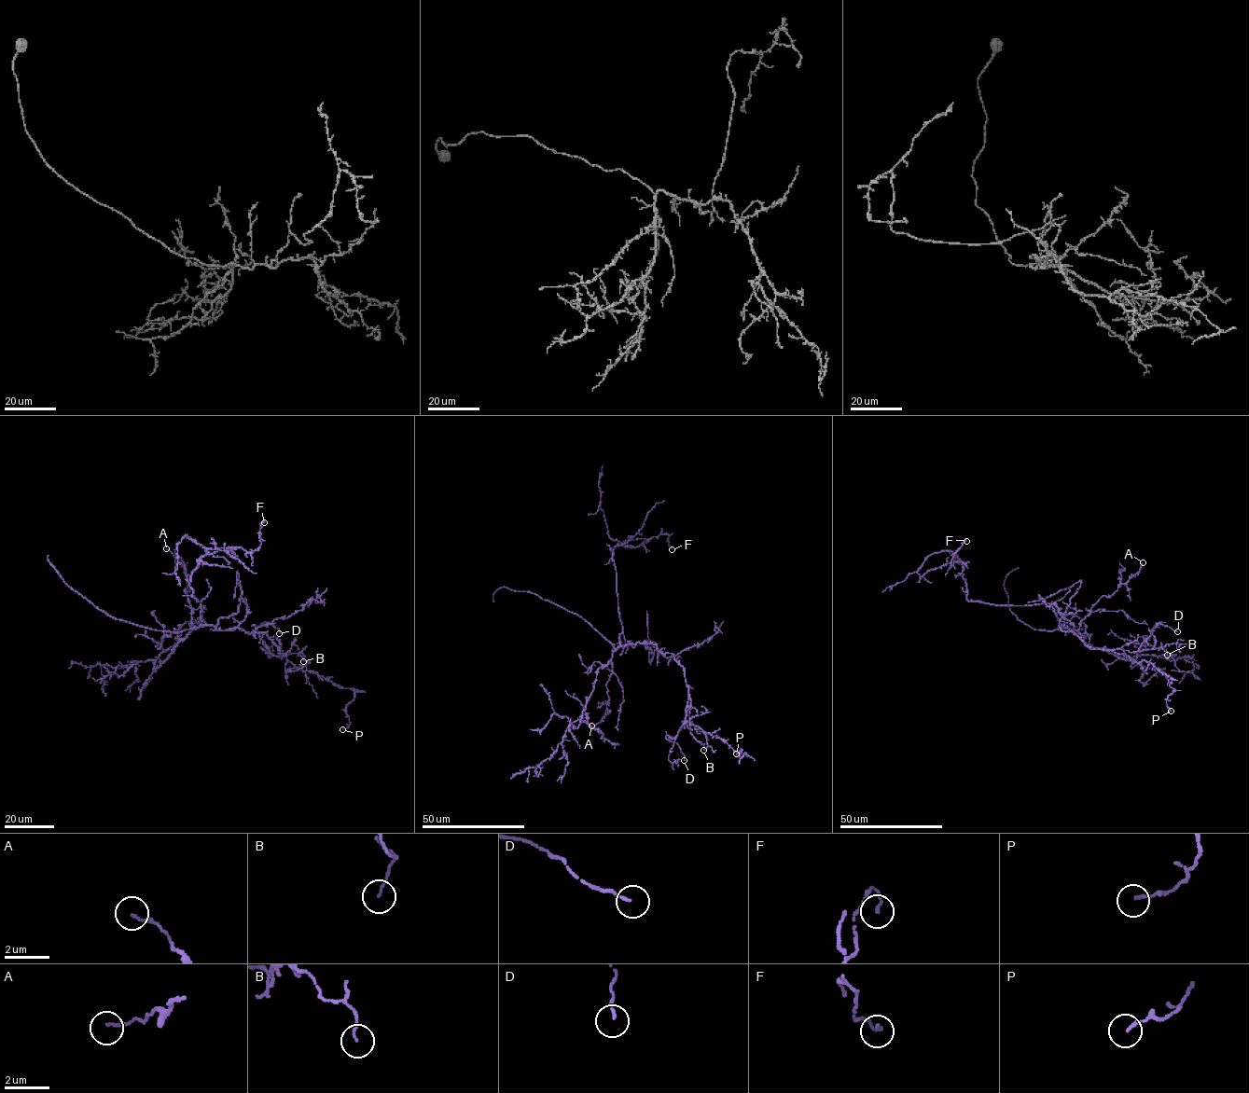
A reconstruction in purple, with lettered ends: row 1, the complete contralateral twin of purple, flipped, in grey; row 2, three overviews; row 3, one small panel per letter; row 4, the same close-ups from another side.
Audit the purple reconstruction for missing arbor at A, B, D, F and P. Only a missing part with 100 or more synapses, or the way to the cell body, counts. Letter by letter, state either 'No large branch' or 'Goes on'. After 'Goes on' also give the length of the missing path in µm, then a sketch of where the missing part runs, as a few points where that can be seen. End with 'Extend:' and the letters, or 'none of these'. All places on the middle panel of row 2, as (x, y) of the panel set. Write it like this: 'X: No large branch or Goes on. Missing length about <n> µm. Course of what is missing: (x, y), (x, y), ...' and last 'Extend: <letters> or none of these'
A: No large branch
B: No large branch
D: No large branch
F: No large branch
P: No large branch
Extend: none of these

